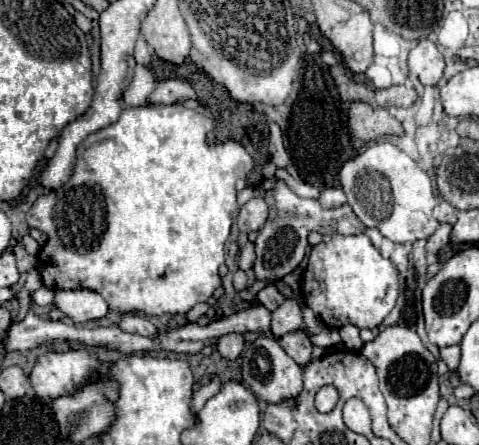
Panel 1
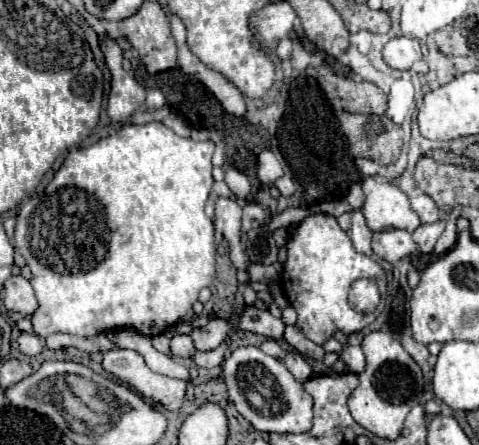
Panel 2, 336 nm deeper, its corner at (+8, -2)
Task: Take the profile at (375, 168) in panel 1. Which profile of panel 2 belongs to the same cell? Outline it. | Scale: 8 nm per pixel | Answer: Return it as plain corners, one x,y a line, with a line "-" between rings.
376,176
362,180
362,190
366,194
362,214
372,232
384,232
392,228
414,232
420,226
418,214
412,212
408,196
398,186

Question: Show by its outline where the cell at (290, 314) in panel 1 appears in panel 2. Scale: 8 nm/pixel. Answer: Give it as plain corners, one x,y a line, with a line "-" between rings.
266,340
262,346
260,346
260,350
262,352
266,352
268,356
272,356
272,358
276,358
276,360
284,360
284,350
278,346
278,342
276,340

